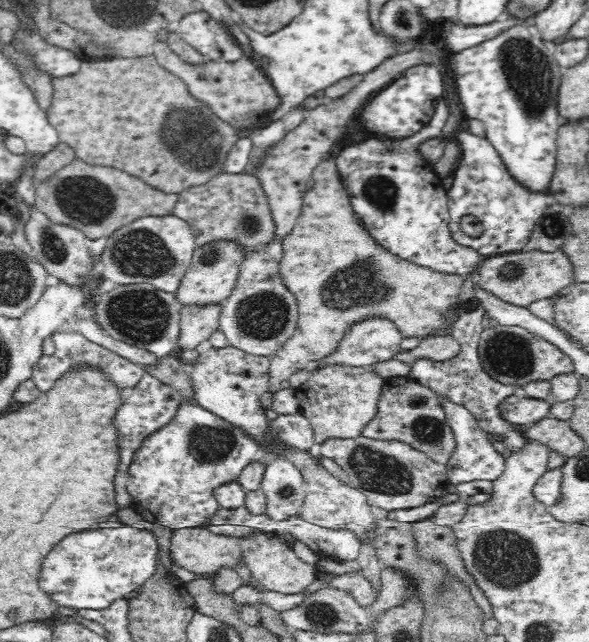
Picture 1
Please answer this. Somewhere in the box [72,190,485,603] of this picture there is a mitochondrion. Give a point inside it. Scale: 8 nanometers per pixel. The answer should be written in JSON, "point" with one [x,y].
{"point":[140,315]}

